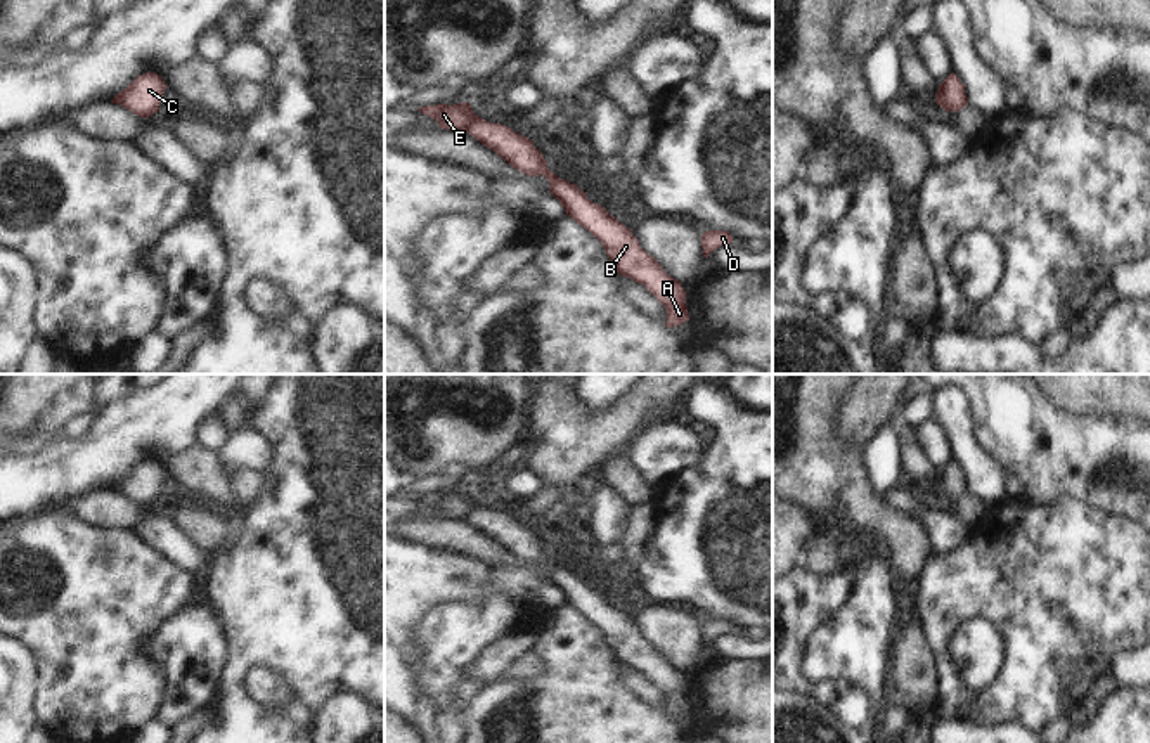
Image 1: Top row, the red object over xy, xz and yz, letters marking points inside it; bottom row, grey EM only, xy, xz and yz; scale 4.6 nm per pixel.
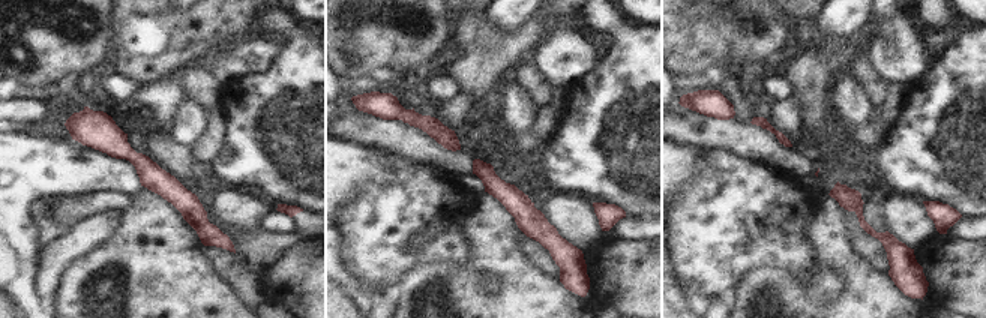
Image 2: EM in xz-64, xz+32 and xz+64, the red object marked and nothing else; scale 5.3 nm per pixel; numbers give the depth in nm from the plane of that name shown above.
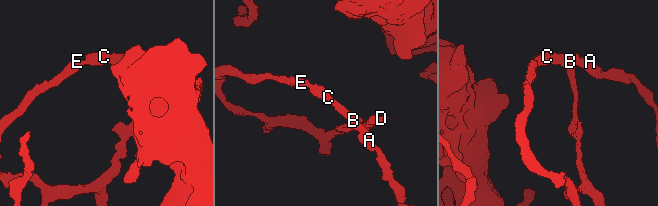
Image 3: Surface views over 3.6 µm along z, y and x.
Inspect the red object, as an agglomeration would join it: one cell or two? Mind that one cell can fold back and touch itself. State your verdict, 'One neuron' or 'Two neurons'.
One neuron.

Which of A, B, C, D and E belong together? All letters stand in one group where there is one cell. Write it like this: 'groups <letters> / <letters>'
groups A B C D E

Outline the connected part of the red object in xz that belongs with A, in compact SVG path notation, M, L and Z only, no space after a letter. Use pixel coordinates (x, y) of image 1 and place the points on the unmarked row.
M469 490L424 494L417 499L436 507L443 518L466 518L518 559L528 565L542 563L549 570L549 580L561 591L565 601L603 632L618 663L643 672L665 695L665 714L669 717L689 708L682 672L641 636L632 617L620 611L601 592L589 589L577 572L554 563L528 525L476 504Z

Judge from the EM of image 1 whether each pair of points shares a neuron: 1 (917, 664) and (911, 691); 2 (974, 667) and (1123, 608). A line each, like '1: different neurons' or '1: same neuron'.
1: same neuron
2: different neurons

